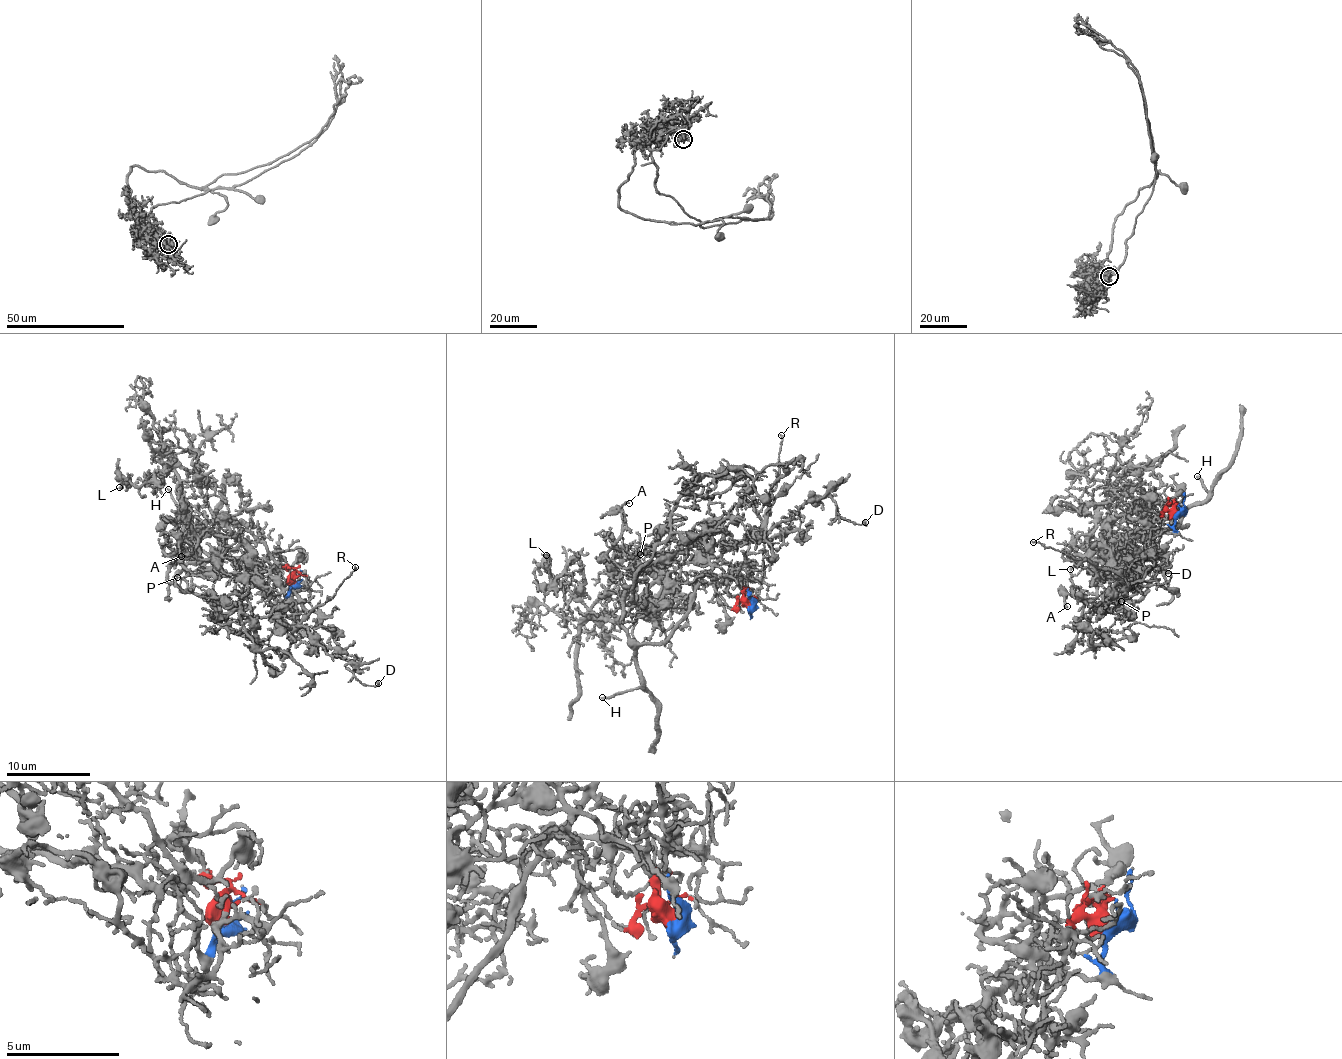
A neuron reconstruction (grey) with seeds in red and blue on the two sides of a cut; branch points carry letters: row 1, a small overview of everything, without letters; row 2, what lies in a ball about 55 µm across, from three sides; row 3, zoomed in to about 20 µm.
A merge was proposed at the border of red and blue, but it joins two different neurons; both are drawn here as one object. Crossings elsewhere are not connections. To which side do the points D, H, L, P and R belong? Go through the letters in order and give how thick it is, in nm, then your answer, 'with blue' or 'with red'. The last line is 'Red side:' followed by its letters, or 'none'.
D: 170 nm | with red
H: 130 nm | with red
L: 130 nm | with blue
P: 90 nm | with red
R: 110 nm | with red
Red side: D, H, P, R

